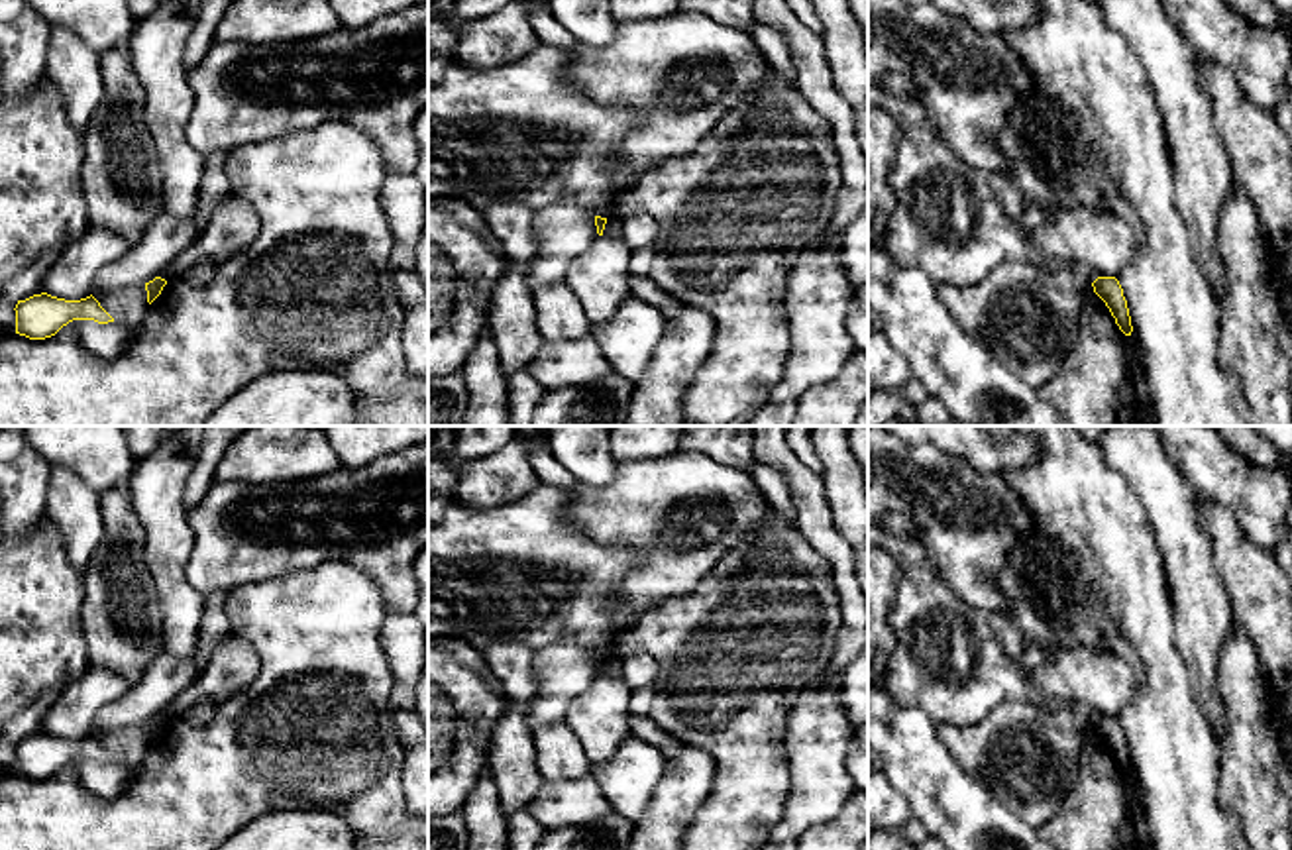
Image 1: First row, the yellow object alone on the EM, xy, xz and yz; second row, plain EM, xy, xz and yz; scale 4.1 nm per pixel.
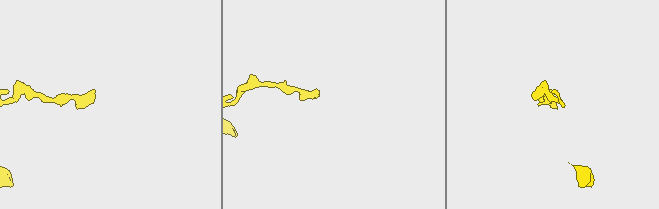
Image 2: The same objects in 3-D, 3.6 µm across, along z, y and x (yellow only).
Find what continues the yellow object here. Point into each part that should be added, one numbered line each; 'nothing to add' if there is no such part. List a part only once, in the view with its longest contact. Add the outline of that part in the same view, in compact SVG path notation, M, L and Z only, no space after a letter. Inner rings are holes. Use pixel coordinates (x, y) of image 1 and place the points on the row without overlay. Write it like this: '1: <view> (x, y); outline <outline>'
nothing to add

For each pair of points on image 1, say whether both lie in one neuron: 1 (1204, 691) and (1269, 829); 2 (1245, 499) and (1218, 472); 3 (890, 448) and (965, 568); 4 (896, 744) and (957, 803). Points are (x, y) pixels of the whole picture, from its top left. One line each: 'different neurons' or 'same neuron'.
1: different neurons
2: same neuron
3: same neuron
4: same neuron

